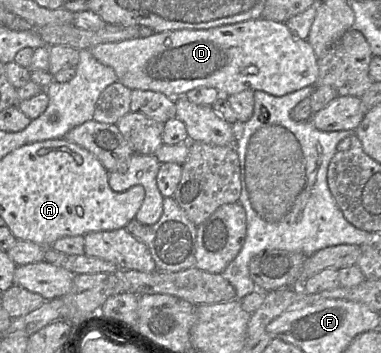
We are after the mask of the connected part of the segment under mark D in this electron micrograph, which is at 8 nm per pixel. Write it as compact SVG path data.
M264 18L251 19L235 24L223 25L209 29L178 29L173 31L153 33L148 37L129 39L120 42L101 43L90 48L90 51L96 60L112 68L116 73L118 79L117 81L122 83L127 88L131 90L161 92L171 98L184 96L188 91L200 87L215 88L220 92L221 95L224 96L229 96L246 90L264 91L274 96L284 96L306 86L316 87L319 74L318 59L309 42L299 38L286 26L285 22L272 21Z

